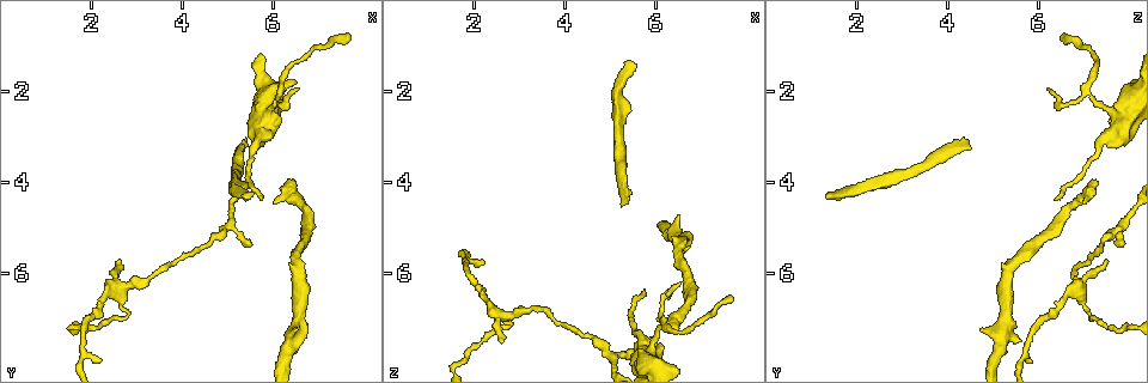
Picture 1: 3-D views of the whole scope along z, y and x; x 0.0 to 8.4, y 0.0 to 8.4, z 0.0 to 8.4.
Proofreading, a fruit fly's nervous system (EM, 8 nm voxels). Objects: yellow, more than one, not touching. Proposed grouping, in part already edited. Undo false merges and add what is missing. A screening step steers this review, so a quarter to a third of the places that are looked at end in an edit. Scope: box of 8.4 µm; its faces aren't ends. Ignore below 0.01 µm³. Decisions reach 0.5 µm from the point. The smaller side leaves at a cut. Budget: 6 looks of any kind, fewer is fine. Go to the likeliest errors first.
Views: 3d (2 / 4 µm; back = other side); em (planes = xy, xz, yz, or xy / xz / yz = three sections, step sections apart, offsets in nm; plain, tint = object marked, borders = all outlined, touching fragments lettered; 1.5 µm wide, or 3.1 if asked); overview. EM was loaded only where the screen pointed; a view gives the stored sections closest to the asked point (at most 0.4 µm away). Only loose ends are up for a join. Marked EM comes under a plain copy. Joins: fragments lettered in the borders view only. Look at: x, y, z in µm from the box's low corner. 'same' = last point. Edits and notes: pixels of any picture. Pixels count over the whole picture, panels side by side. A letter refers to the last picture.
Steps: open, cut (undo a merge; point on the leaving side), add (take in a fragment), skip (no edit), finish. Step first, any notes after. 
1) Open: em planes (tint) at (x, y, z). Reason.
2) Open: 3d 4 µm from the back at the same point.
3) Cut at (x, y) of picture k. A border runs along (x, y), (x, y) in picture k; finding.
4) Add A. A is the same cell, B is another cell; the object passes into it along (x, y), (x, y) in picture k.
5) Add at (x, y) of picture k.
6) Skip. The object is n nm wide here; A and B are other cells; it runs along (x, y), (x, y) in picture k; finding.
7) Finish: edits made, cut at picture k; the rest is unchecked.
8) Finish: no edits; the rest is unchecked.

Open: 3d 2 µm at (5.55, 4.25, 1.45). Branch stops here.

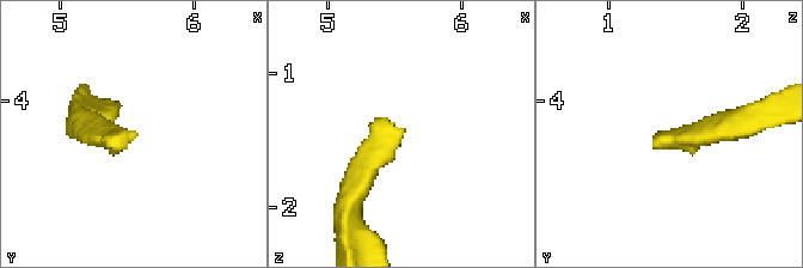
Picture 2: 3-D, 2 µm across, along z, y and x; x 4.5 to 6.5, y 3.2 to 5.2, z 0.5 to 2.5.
Open: em yz step 8 (tint) at (5.56, 4.24, 1.42).

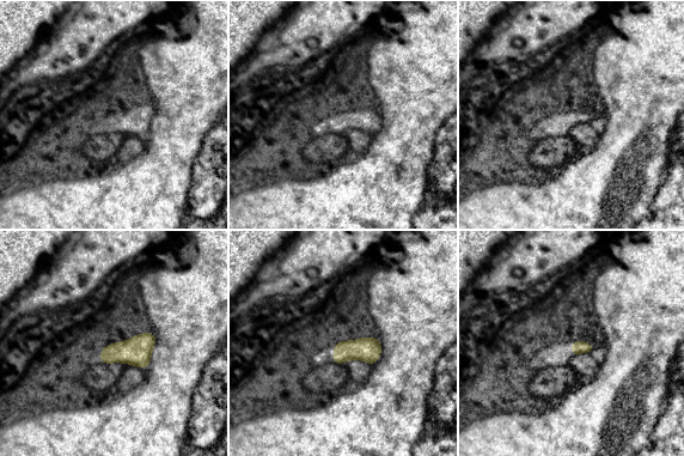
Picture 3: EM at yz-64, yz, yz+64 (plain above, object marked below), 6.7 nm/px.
Open: em planes (borders) at the same point.

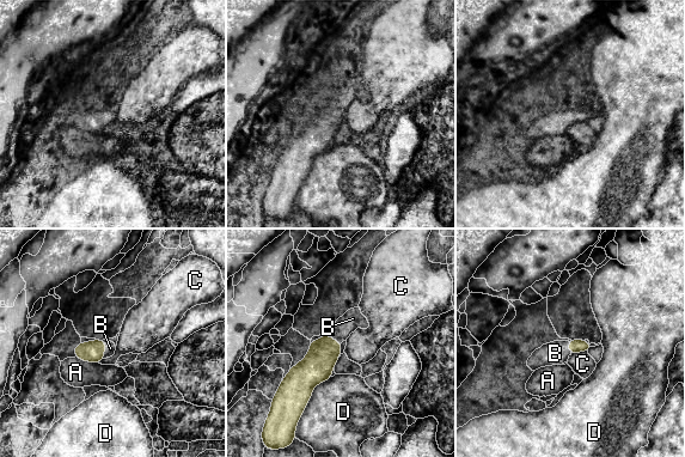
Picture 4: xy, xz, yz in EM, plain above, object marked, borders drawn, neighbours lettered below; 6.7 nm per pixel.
Add B. The longest contact is with D, 340 nm; B is the same cell, A, C and D are other cells; the object passes into it along (93, 351), (104, 348), (110, 348) in picture 4; the cell continues.

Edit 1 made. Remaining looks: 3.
Open: 3d 4 µm at (6.45, 4.00, 7.35). End of a long branch.

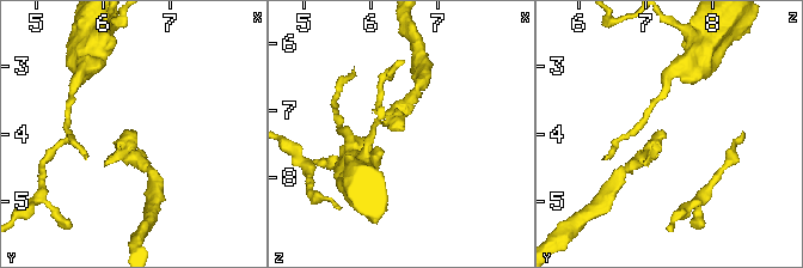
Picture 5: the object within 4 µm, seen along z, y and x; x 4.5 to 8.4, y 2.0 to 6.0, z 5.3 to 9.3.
Open: em yz step 4 (borders) at (6.50, 4.00, 7.30).

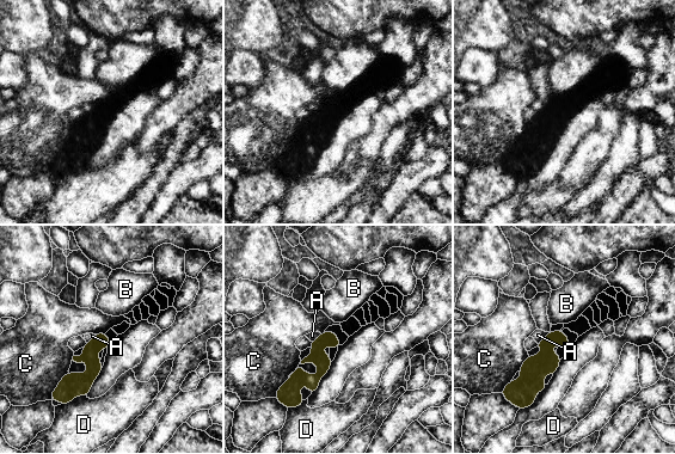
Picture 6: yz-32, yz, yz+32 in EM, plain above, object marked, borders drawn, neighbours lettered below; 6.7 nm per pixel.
Open: em planes (borders) at the same point. Cut it another way.

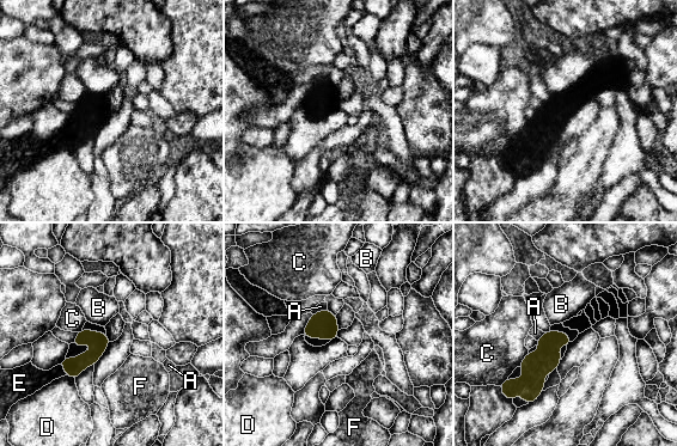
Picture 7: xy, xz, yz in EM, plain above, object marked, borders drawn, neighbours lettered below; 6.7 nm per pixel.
Add E. The object is 120 nm wide here; E is the same cell, A, B, C, D and F are other cells; the object passes into it along (75, 366), (66, 370), (30, 379) in picture 7; the cell continues.

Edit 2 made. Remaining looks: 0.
Finish: edits made, add at picture 4, add at picture 7; the rest is unchecked.

